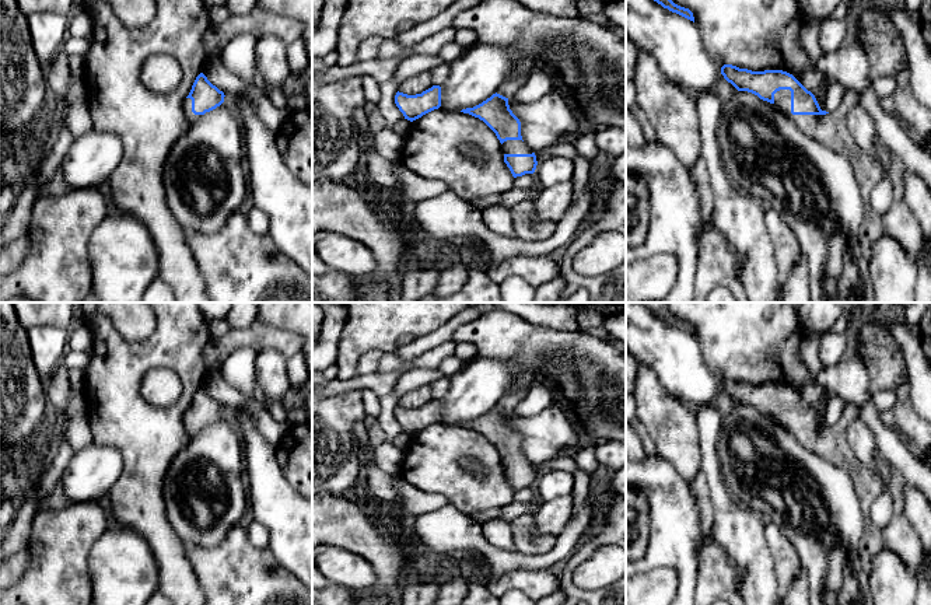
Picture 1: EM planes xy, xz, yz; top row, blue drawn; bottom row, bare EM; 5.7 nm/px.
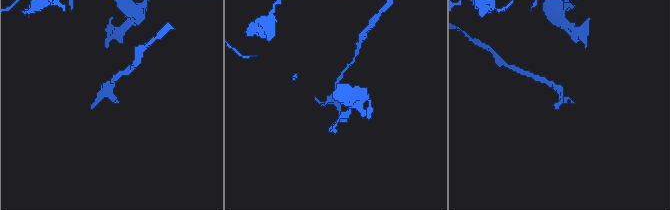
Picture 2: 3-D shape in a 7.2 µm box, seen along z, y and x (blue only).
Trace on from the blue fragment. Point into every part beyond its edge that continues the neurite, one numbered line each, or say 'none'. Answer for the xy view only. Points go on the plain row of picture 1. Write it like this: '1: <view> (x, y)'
1: xy (191, 430)

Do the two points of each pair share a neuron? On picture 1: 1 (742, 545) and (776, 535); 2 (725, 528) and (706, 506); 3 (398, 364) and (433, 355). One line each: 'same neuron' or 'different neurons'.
1: different neurons
2: different neurons
3: same neuron

